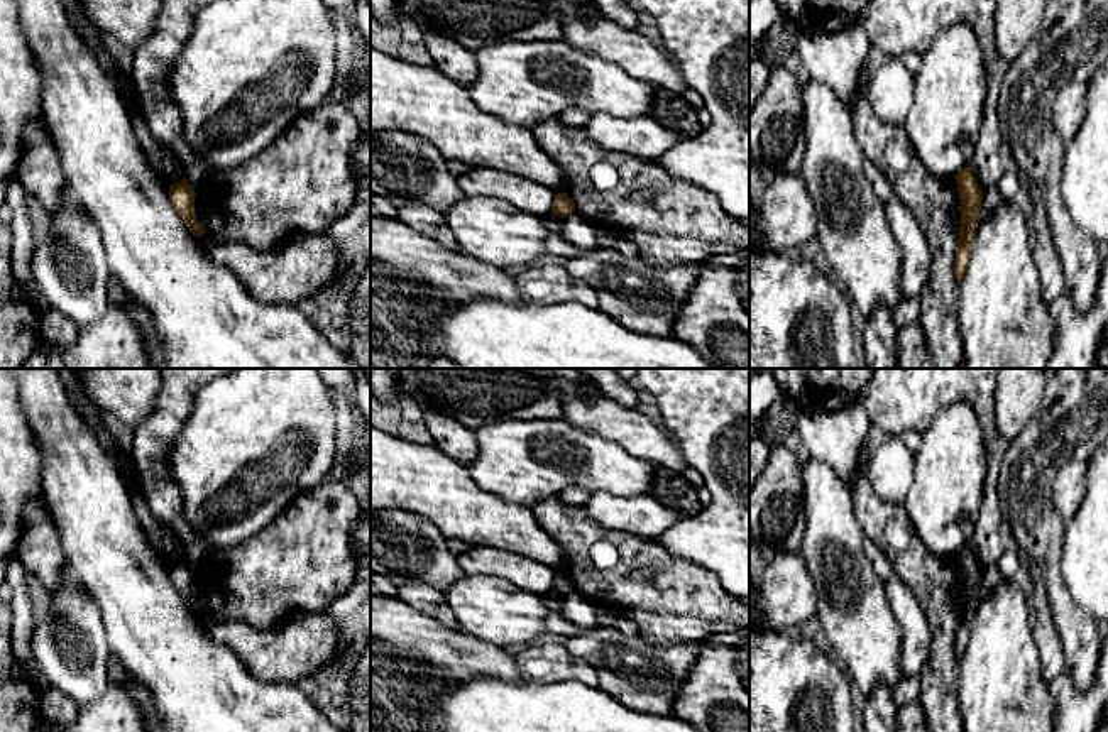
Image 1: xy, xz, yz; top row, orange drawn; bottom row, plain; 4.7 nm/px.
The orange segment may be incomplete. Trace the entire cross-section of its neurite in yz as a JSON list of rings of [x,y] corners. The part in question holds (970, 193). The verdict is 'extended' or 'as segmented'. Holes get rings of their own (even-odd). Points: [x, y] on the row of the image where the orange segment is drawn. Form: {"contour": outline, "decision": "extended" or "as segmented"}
{"contour": [[[973,167],[961,169],[956,176],[959,199],[961,199],[961,227],[956,247],[954,277],[957,284],[966,274],[969,264],[969,254],[976,237],[978,221],[981,218],[983,191],[976,183]]], "decision": "as segmented"}

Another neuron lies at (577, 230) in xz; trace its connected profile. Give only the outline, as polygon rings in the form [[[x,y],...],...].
[[[577,211],[563,218],[562,235],[582,252],[597,250],[597,227]]]

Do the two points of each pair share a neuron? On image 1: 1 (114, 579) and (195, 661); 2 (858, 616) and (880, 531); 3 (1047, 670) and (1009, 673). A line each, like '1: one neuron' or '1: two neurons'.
1: one neuron
2: two neurons
3: two neurons

